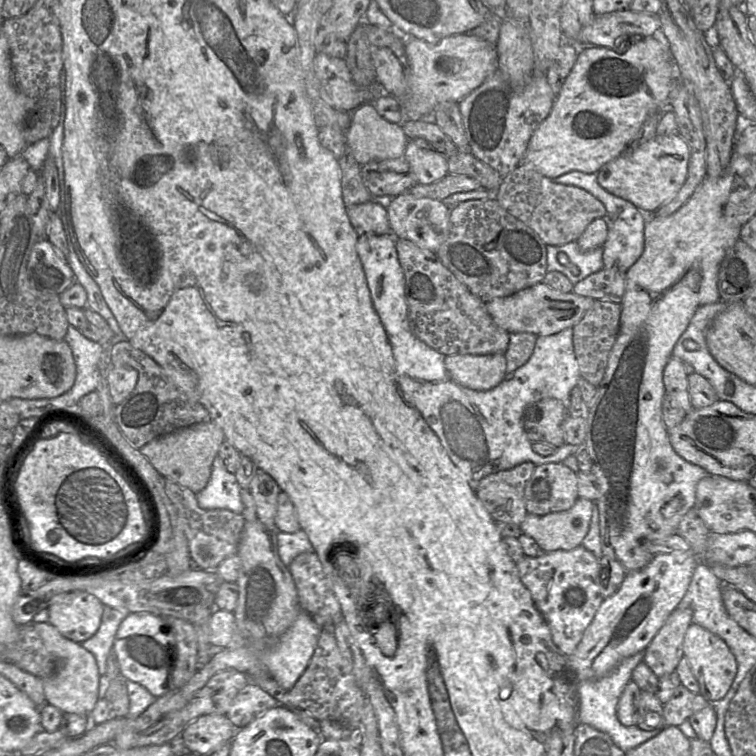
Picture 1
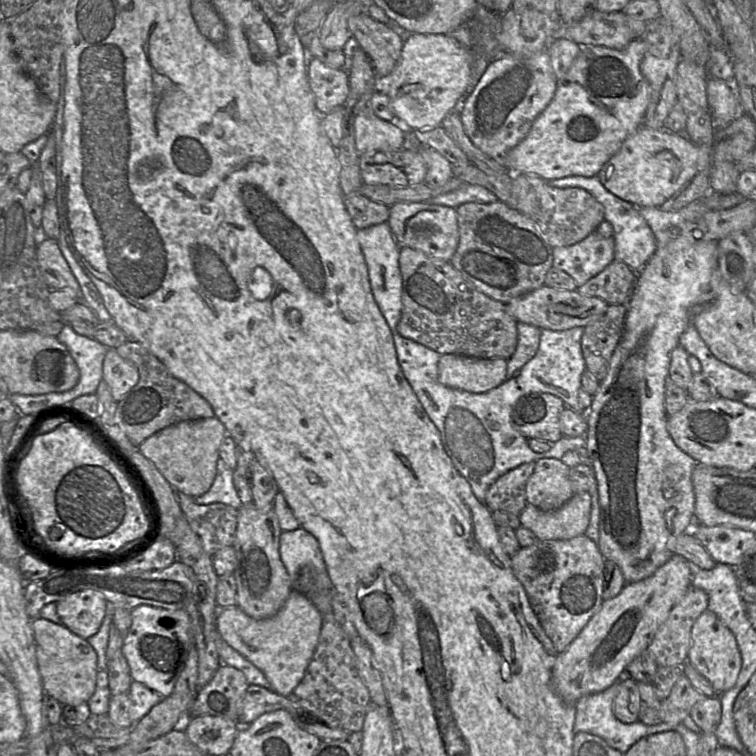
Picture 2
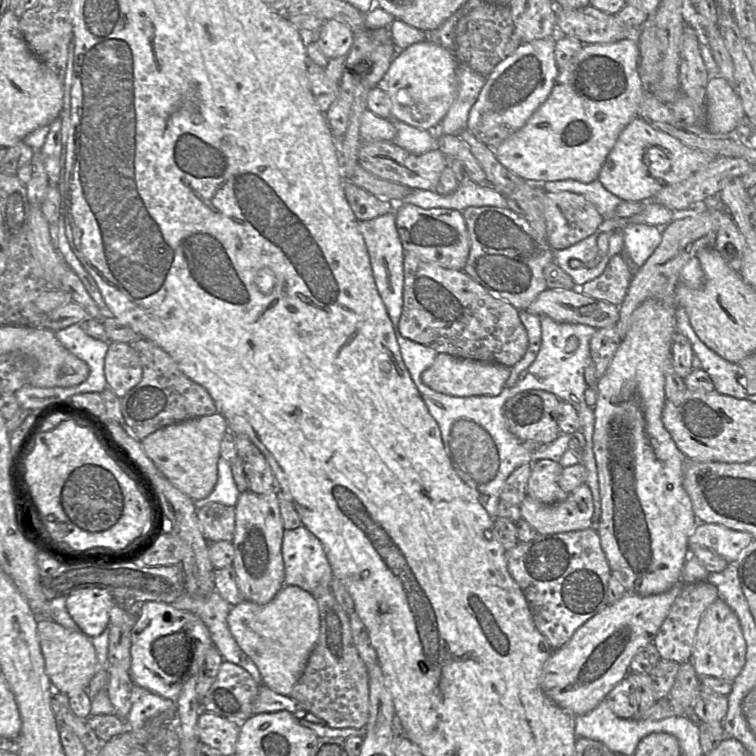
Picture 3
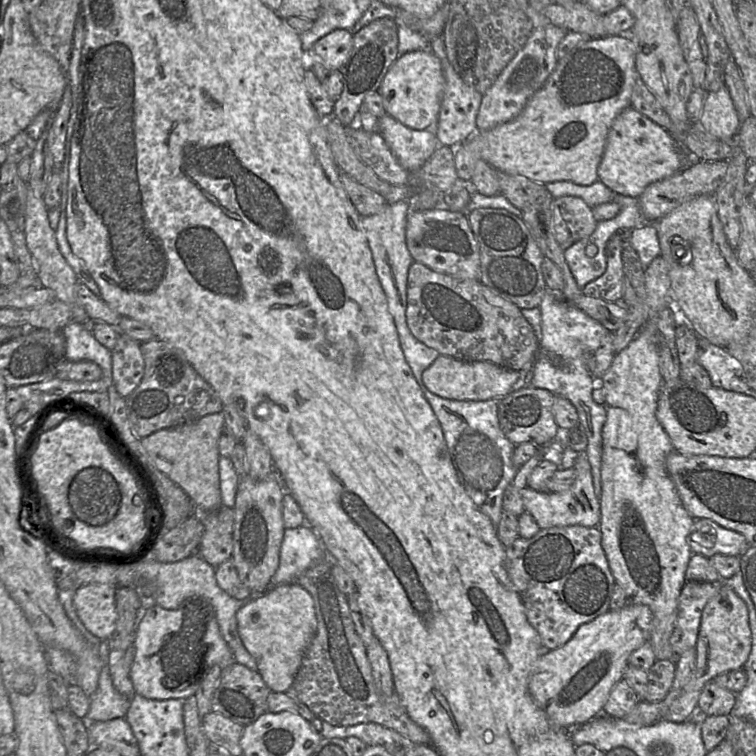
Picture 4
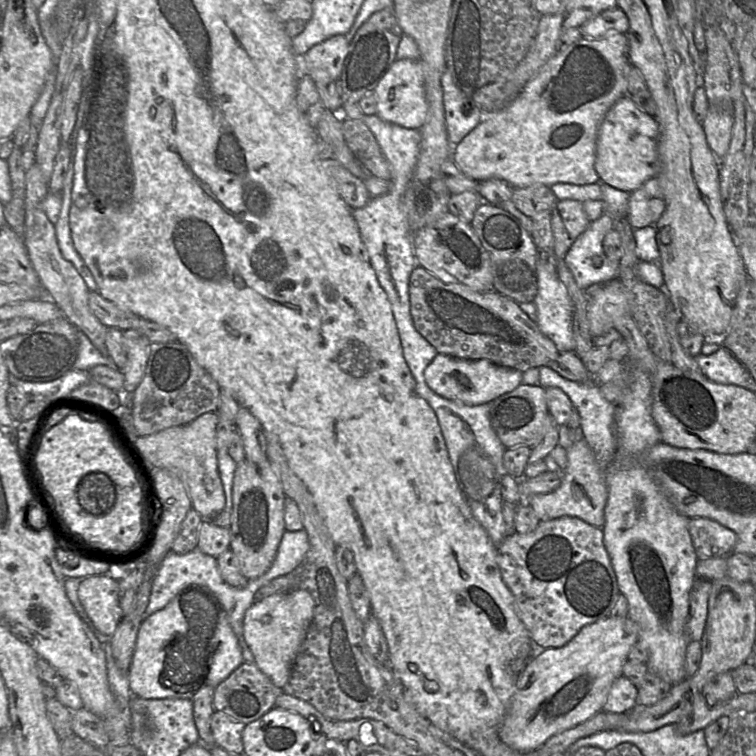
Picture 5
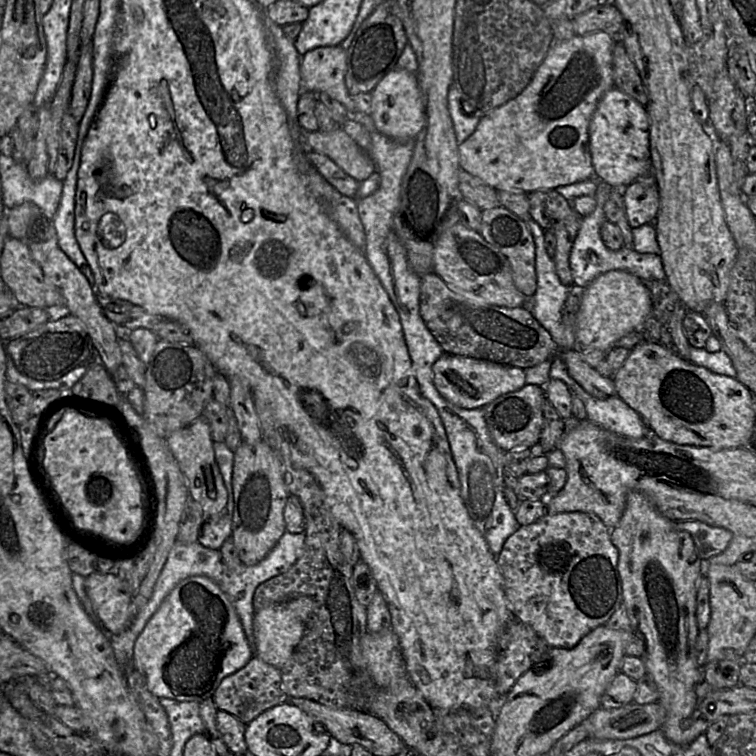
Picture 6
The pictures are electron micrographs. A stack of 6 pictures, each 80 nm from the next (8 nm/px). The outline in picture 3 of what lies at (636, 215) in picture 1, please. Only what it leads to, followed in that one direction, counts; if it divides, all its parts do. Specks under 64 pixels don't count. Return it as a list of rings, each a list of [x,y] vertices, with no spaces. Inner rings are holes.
[[[598,179],[590,183],[577,180],[548,181],[543,184],[547,192],[573,192],[592,203],[603,220],[615,218],[616,207],[622,199],[609,192]],[[630,223],[622,229],[624,234],[623,252],[633,267],[643,265],[658,247],[662,239],[662,228],[650,224]]]

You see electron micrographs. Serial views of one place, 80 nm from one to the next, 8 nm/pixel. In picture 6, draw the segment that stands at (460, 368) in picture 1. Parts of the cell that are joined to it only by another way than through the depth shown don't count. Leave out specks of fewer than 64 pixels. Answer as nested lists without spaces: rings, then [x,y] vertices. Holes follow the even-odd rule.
[[[447,353],[435,361],[432,372],[433,384],[439,394],[464,409],[483,408],[499,396],[518,391],[526,384],[525,371],[521,368]]]

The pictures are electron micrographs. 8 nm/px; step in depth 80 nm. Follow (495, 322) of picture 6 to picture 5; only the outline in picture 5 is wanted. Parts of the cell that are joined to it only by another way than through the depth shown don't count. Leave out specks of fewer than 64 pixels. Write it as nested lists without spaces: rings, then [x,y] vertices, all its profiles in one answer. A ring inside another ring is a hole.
[[[418,265],[410,276],[409,298],[416,330],[439,354],[465,360],[486,359],[525,372],[546,366],[558,350],[517,302],[495,290],[480,292],[460,283],[445,283]]]

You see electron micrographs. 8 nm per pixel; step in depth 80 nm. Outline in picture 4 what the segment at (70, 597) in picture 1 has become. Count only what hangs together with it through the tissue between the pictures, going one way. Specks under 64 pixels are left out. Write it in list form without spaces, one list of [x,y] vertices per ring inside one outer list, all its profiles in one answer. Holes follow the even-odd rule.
[[[88,584],[74,593],[73,606],[86,629],[101,640],[109,639],[116,628],[116,587]]]

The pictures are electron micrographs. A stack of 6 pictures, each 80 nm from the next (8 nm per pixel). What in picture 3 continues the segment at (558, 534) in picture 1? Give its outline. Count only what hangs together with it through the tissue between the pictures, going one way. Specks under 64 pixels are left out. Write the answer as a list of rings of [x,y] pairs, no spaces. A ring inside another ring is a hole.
[[[586,483],[560,503],[549,505],[526,495],[519,506],[521,517],[541,535],[591,528],[594,505]]]

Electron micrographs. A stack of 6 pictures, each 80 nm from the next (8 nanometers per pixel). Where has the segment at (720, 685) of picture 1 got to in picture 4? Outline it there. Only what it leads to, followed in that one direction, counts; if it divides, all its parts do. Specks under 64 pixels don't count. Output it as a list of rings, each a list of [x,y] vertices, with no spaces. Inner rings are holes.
[[[723,581],[718,592],[709,600],[702,618],[695,646],[696,666],[691,680],[684,686],[662,720],[675,723],[687,721],[696,711],[699,696],[705,684],[725,672],[739,669],[746,663],[751,651],[751,629],[745,602]]]

